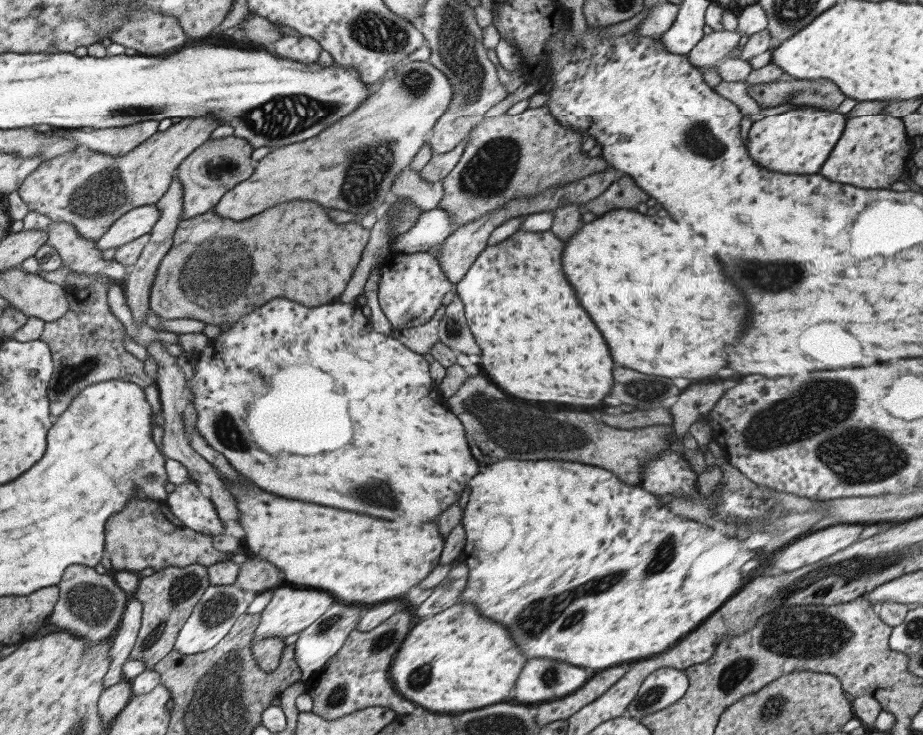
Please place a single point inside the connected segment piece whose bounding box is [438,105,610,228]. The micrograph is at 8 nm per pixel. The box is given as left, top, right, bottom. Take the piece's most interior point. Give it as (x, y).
(509, 156)

